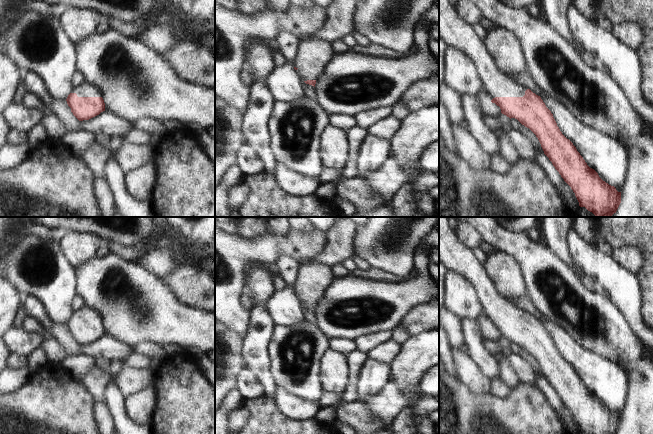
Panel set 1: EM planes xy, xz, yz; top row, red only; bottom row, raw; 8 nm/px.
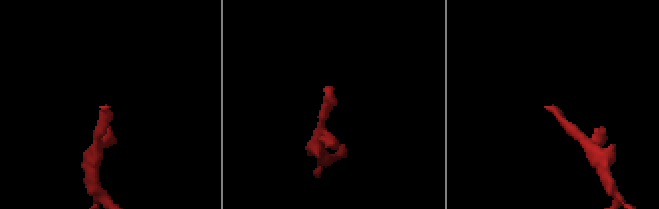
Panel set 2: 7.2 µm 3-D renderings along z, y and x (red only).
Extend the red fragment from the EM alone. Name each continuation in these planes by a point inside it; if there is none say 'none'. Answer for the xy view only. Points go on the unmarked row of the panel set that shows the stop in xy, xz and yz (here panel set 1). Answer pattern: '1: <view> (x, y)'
1: xy (85, 313)

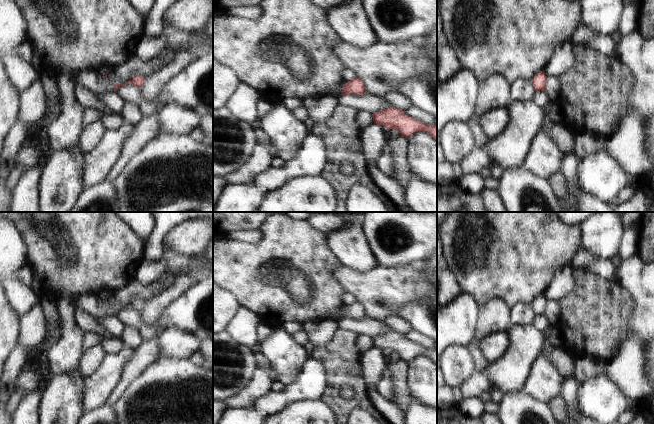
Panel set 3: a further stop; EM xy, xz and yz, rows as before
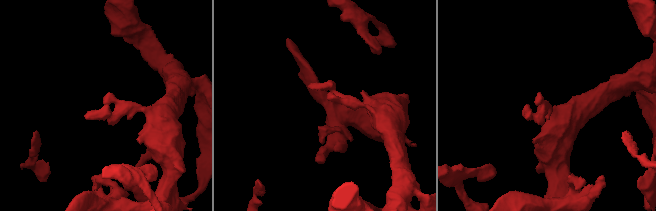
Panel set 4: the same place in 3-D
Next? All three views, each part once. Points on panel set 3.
none

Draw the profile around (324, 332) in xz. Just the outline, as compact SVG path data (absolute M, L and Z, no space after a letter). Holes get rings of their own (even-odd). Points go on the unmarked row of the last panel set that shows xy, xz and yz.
M328 319L320 321L313 331L306 332L308 342L314 348L321 348L331 341L337 329L338 323L336 320Z

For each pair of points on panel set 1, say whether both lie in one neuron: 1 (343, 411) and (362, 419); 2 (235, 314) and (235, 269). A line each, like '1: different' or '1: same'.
1: same
2: same

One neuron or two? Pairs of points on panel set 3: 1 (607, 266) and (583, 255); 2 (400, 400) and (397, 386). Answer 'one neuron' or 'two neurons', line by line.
1: one neuron
2: one neuron

